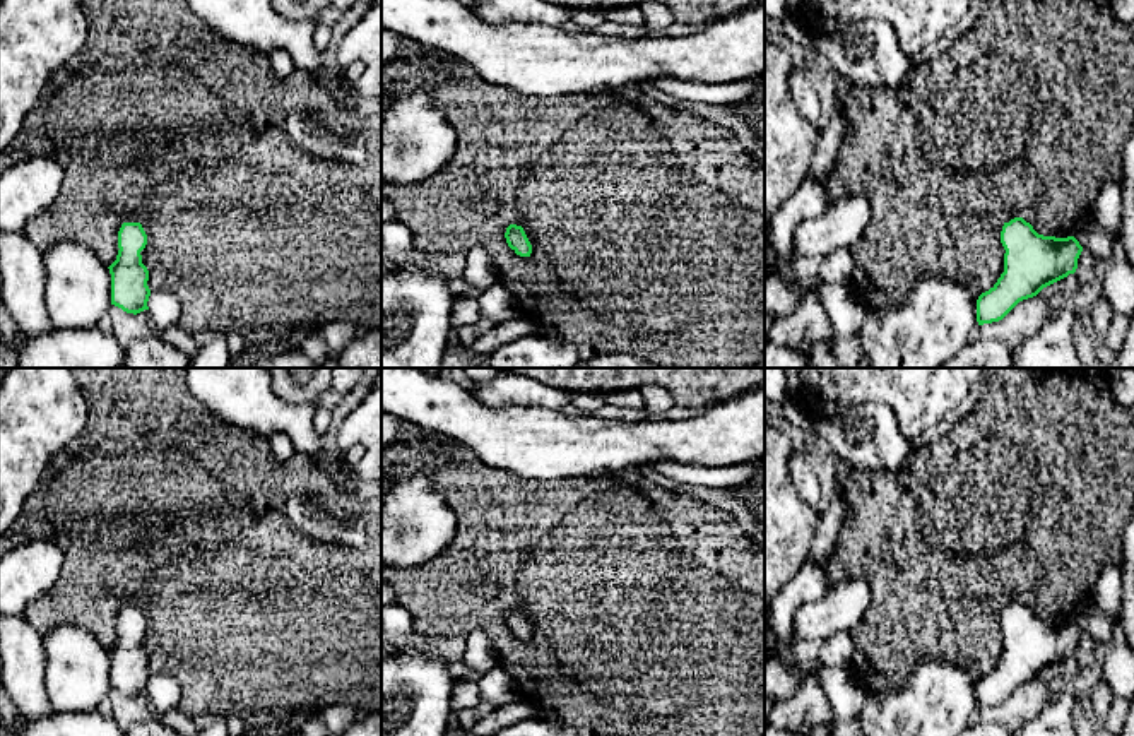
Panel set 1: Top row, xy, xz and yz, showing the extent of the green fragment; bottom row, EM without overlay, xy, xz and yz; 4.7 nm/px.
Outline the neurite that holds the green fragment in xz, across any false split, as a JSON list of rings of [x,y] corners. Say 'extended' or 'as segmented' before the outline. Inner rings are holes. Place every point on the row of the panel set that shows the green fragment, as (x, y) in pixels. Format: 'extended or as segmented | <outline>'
as segmented | [[[510,224],[505,233],[508,246],[520,257],[530,257],[532,245],[522,226]]]

